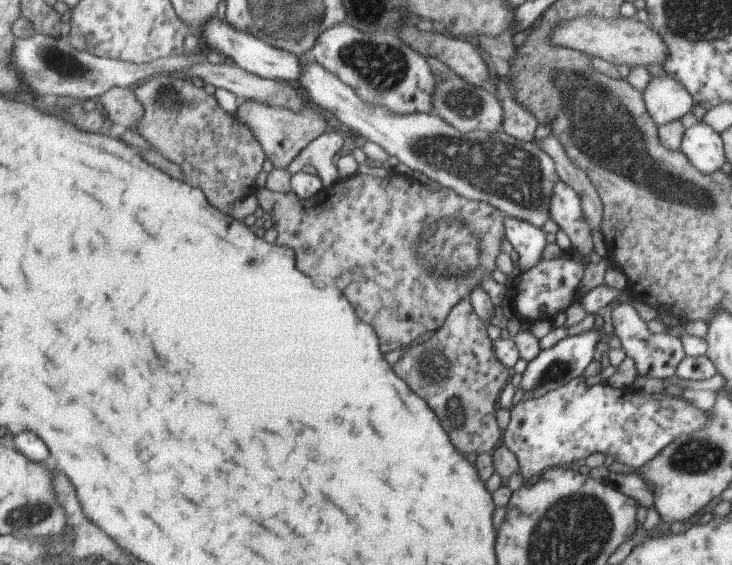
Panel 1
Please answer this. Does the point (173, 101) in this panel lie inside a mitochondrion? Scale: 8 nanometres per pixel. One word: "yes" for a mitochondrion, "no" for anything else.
yes

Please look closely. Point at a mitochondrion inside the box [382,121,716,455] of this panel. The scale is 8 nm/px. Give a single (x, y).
(508, 175)

